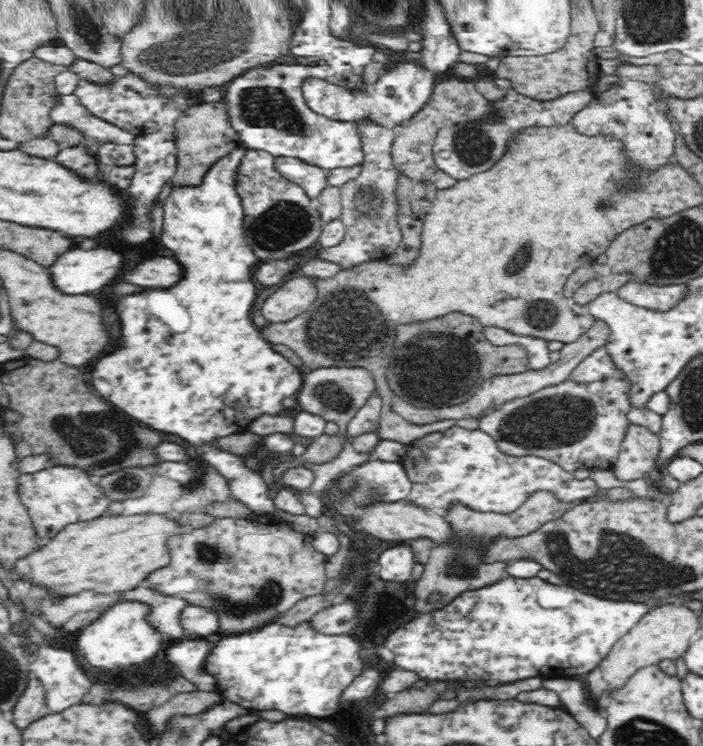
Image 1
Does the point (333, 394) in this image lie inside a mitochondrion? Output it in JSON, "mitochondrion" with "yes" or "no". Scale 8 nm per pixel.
{"mitochondrion":"yes"}

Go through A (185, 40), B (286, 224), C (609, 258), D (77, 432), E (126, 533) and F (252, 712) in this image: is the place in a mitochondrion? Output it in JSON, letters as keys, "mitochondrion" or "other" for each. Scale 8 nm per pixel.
{"A":"mitochondrion","B":"mitochondrion","C":"other","D":"mitochondrion","E":"other","F":"other"}

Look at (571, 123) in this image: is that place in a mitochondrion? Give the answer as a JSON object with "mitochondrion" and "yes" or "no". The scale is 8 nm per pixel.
{"mitochondrion":"no"}

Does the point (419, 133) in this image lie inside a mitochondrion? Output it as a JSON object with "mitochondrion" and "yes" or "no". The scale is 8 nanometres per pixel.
{"mitochondrion":"no"}

